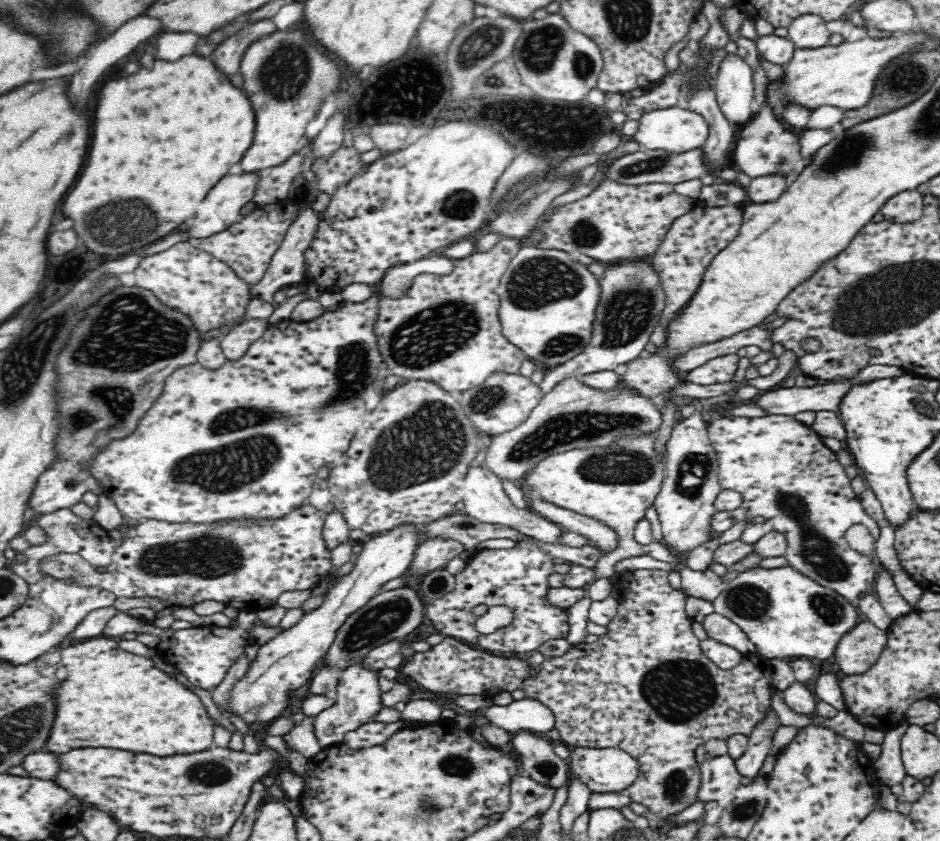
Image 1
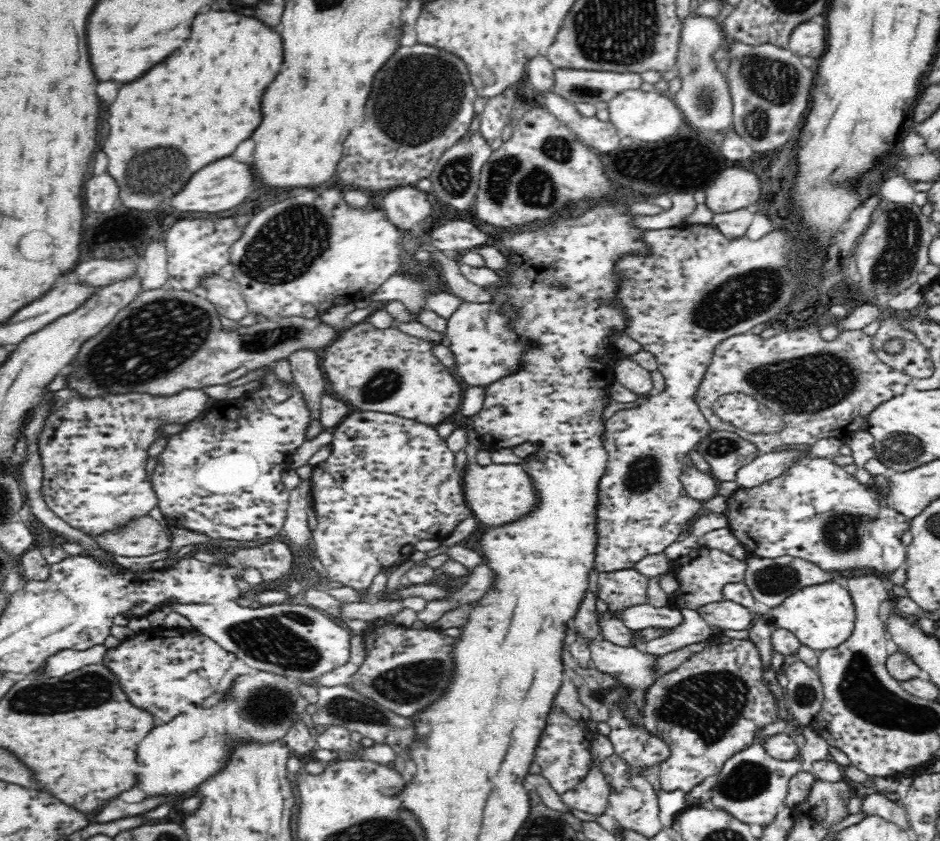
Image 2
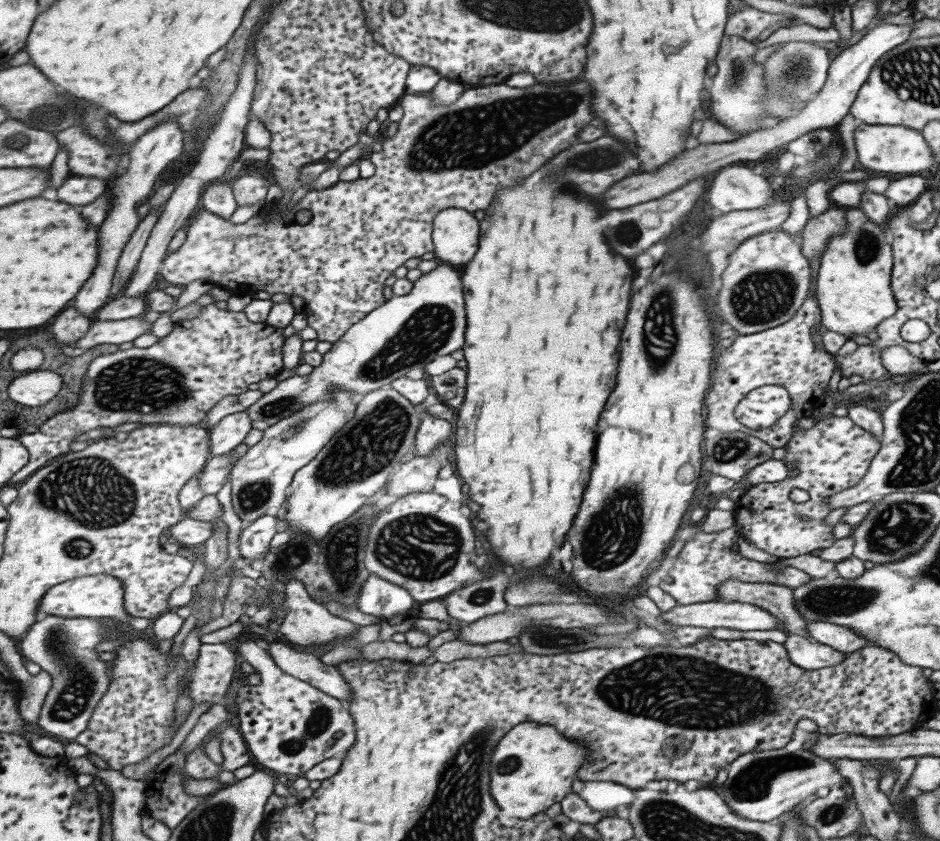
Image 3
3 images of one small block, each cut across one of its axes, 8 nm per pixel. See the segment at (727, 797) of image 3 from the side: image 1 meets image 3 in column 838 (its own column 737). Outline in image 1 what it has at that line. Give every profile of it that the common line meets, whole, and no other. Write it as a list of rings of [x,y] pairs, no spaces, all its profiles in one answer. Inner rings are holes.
[[[729,755],[704,760],[699,766],[703,781],[698,791],[698,800],[718,800],[725,803],[740,788],[743,777],[737,772],[735,760]]]

